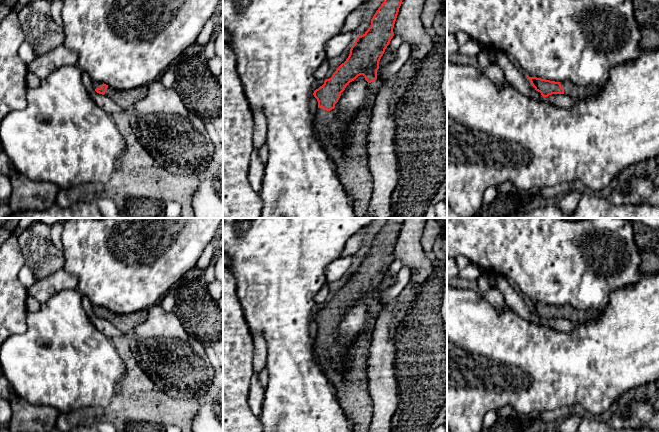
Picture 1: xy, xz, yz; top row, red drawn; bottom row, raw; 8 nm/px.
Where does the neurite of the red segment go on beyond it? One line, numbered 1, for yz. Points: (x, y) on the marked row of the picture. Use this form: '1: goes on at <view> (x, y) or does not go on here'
1: goes on at yz (577, 93)

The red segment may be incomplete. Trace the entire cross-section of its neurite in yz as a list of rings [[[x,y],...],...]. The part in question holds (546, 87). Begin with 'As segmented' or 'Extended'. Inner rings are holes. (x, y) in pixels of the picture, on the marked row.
Extended. [[[527,77],[535,90],[540,92],[543,97],[548,97],[552,94],[566,94],[571,97],[573,102],[578,102],[600,91],[599,87],[593,85],[583,87],[575,85],[570,81],[560,83],[537,77]]]

